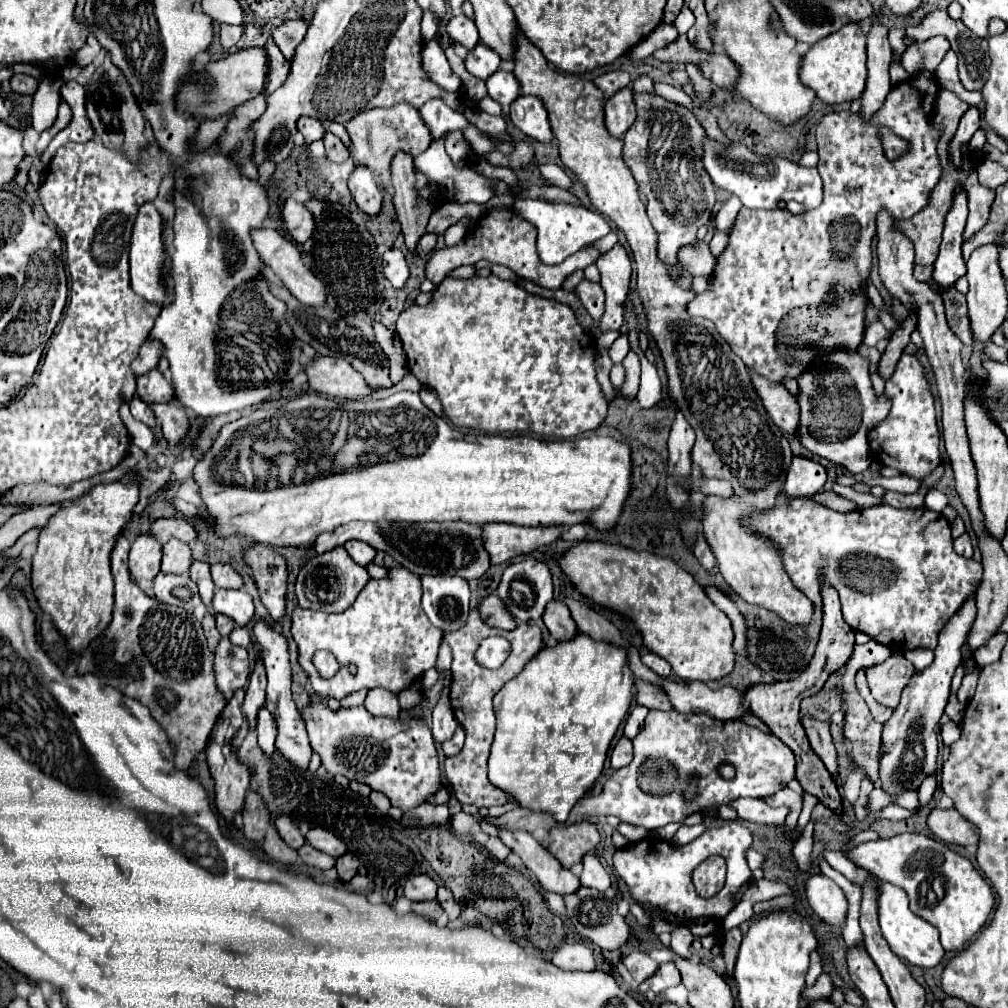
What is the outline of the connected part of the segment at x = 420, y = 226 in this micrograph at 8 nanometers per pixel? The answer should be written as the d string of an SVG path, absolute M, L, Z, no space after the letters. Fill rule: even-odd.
M398 153L392 161L392 183L394 183L394 207L402 225L404 241L414 253L418 239L424 235L428 219L434 207L428 201L416 199L414 191L414 165L412 157Z

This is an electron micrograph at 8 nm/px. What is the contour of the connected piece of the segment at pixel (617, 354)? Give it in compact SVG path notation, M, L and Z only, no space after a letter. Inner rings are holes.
M620 335L620 337L612 343L612 347L608 349L608 353L610 353L610 357L612 357L614 363L622 363L624 357L628 355L628 351L630 351L630 345L628 345L626 335Z

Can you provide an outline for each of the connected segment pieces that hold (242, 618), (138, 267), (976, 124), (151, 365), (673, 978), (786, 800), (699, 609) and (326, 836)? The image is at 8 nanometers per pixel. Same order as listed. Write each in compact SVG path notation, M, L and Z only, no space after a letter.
M216 589L212 599L212 609L224 613L236 621L236 625L248 625L254 617L252 597L242 589Z
M144 203L136 215L134 229L132 229L132 241L130 241L130 277L132 277L132 289L144 297L150 303L164 303L164 285L160 283L160 273L164 267L164 241L162 241L162 217L154 203Z
M970 107L962 119L960 119L960 125L958 125L958 131L956 131L956 137L952 139L952 161L956 165L960 165L962 161L962 155L960 155L960 147L966 145L970 141L970 137L980 129L980 111L978 107Z
M148 337L148 339L142 343L142 347L140 347L138 357L132 361L132 371L136 373L136 377L140 377L140 375L144 375L144 373L148 373L148 371L152 371L152 369L156 369L158 361L160 361L160 357L162 357L162 351L164 351L162 343Z
M664 963L664 965L658 967L658 971L656 971L650 979L646 979L646 981L638 987L638 991L640 991L640 993L646 993L646 991L662 993L662 991L666 991L668 987L674 987L674 985L678 985L678 983L680 983L680 971L676 969L676 965L674 965L674 963Z
M784 787L784 789L780 789L778 793L766 797L764 801L766 801L770 807L782 807L782 805L790 807L790 815L788 815L788 819L785 821L786 829L792 830L796 827L798 815L800 815L800 811L802 811L802 795L798 795L798 793L794 793L792 789Z
M600 541L580 543L572 547L562 559L560 569L570 577L570 581L576 585L576 589L590 597L592 601L614 609L618 613L624 613L630 617L638 631L642 633L644 645L666 659L672 665L672 671L682 681L716 681L728 675L734 669L736 651L732 647L734 631L730 619L708 599L706 591L692 579L690 573L680 569L676 563L664 557L656 557L646 551L632 551L620 545L608 545Z
M322 827L310 829L310 831L306 833L306 841L308 841L312 847L316 847L316 849L328 853L328 855L332 855L334 859L338 859L340 855L346 853L346 845L344 845L332 831L322 829Z

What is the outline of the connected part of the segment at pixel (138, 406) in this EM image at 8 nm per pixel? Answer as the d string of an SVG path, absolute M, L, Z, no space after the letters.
M138 395L130 401L130 413L134 415L134 419L146 423L148 427L154 427L156 425L156 419L152 415L152 405L150 403L144 403Z

